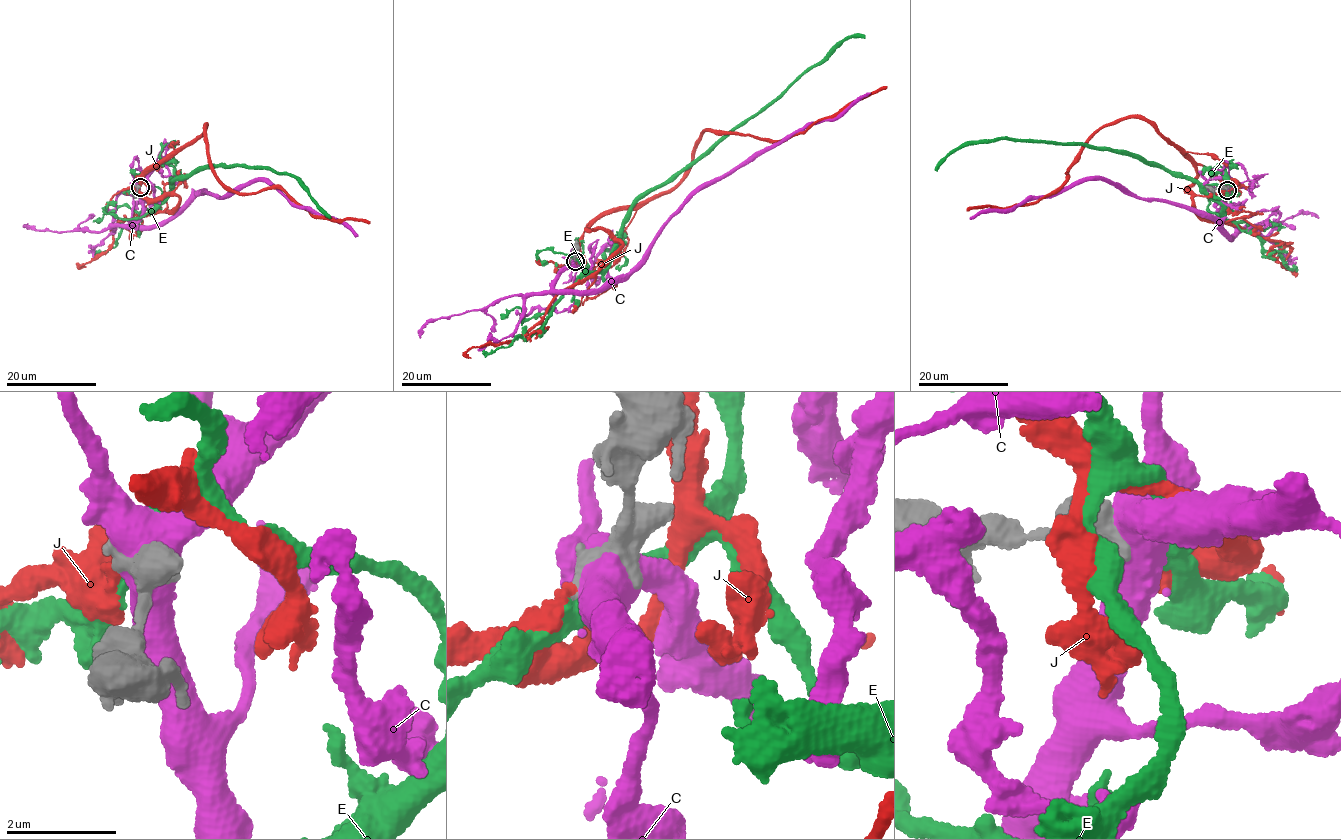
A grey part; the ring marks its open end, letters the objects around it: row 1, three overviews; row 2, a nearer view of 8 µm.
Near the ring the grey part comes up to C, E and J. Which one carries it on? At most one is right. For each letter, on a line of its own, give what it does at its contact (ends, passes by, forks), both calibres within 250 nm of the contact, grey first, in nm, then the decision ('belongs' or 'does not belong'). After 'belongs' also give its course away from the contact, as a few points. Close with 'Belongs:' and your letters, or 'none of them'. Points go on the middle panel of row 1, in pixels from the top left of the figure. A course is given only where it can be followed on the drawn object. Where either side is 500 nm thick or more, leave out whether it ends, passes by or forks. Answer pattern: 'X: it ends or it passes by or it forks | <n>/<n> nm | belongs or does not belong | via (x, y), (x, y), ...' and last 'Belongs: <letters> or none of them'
C: 400/650 nm | does not belong
E: it passes by | 220/360 nm | does not belong
J: it ends | 240/200 nm | does not belong
Belongs: none of them

